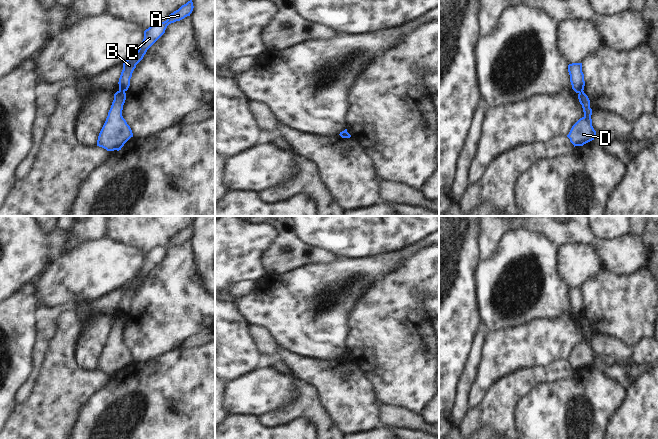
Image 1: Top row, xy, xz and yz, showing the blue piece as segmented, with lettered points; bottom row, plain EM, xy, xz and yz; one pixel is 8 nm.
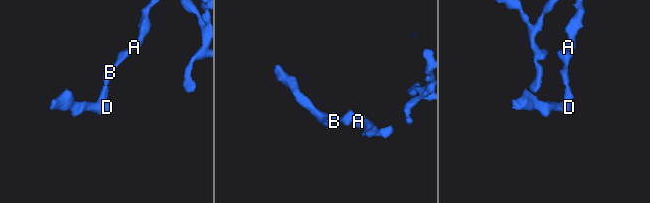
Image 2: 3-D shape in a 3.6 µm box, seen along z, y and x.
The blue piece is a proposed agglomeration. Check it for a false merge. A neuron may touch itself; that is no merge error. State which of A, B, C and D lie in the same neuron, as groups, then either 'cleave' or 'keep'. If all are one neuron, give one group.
A B C / D | cleave

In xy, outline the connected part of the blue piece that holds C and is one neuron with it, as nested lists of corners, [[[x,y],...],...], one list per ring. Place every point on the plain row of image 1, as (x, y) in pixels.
[[[193,221],[178,234],[171,237],[166,245],[156,246],[144,255],[144,263],[140,268],[138,275],[123,287],[123,294],[118,306],[119,315],[125,316],[128,314],[130,303],[136,289],[143,283],[147,274],[165,257],[167,250],[190,240],[194,232],[192,224]]]

